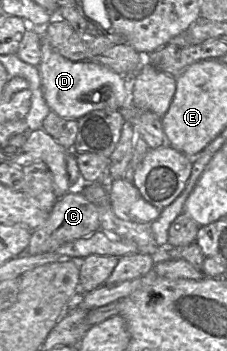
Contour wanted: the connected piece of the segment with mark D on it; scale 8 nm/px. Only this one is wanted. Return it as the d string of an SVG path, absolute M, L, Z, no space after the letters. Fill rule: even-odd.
M43 40L41 51L42 59L37 69L40 73L43 96L50 110L59 116L66 119L78 120L94 110L110 109L119 111L133 106L131 80L127 80L124 76L96 62L71 61L55 51L48 43L44 43ZM98 91L101 95L99 98L101 102L94 103L91 100L91 96Z

